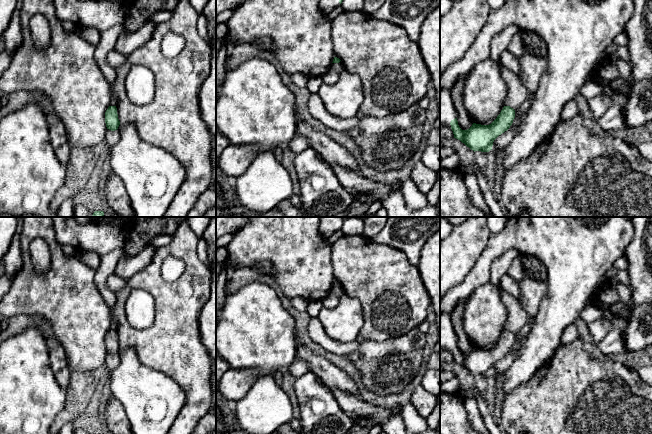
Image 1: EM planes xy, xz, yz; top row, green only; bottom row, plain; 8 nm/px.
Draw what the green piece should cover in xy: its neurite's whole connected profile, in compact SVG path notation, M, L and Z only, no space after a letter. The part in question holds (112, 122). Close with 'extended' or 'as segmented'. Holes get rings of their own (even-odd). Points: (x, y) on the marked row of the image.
M109 106L105 112L105 123L107 129L115 131L120 125L116 106Z; as segmented

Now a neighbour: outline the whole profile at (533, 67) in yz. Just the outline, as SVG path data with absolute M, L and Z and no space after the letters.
M529 52L519 57L521 73L519 75L524 87L529 92L535 92L542 75L547 69L547 58L533 55Z

